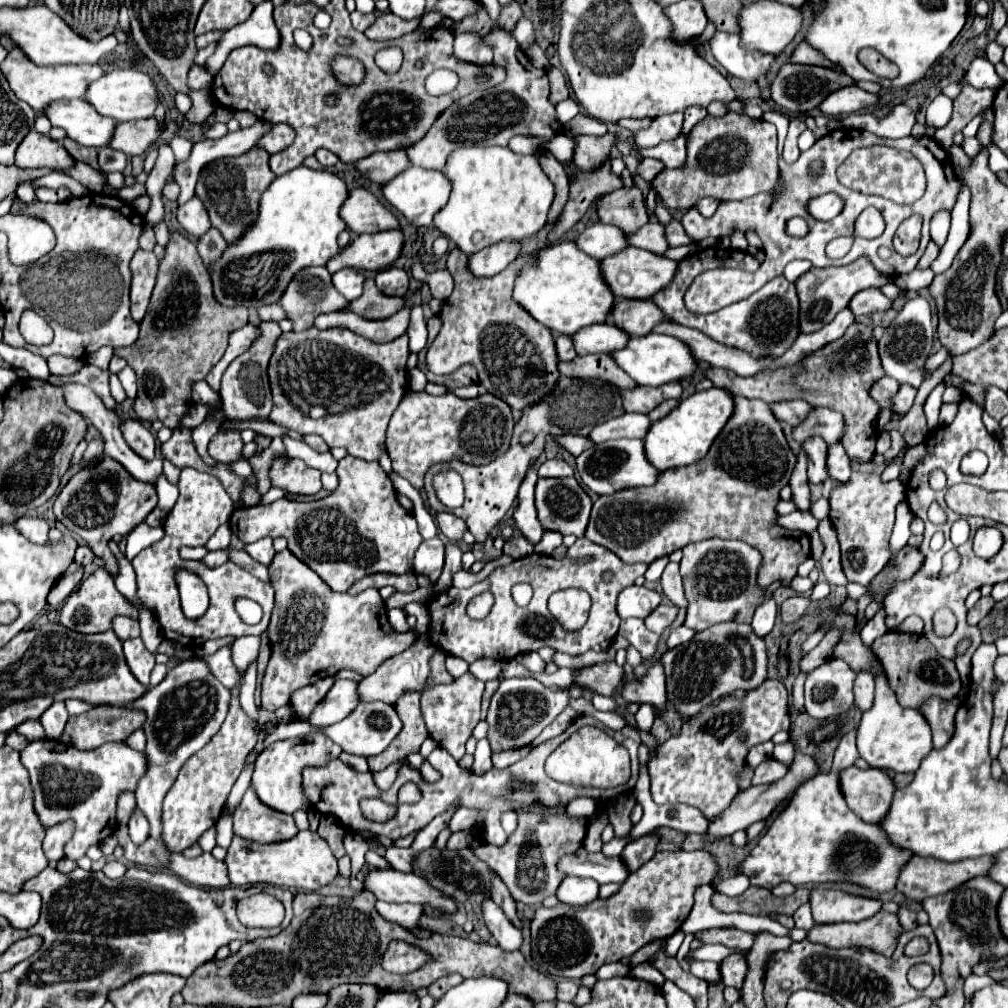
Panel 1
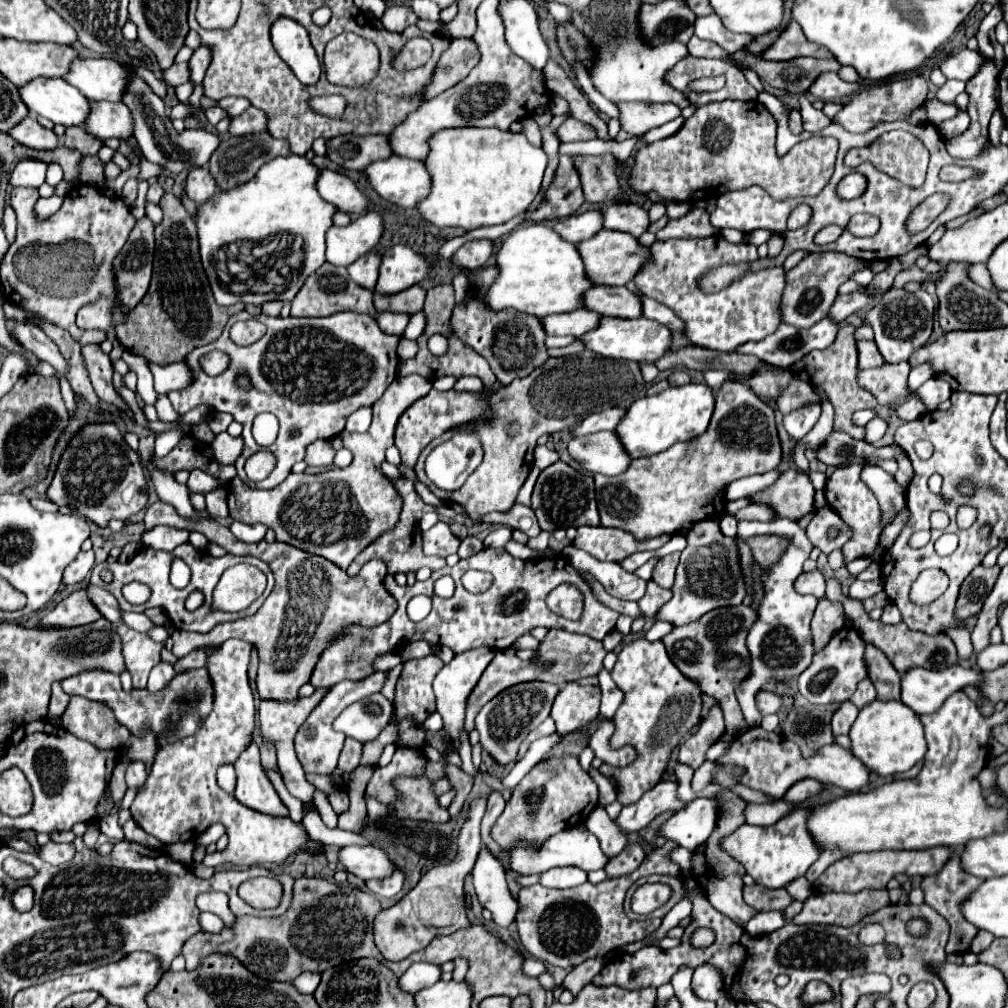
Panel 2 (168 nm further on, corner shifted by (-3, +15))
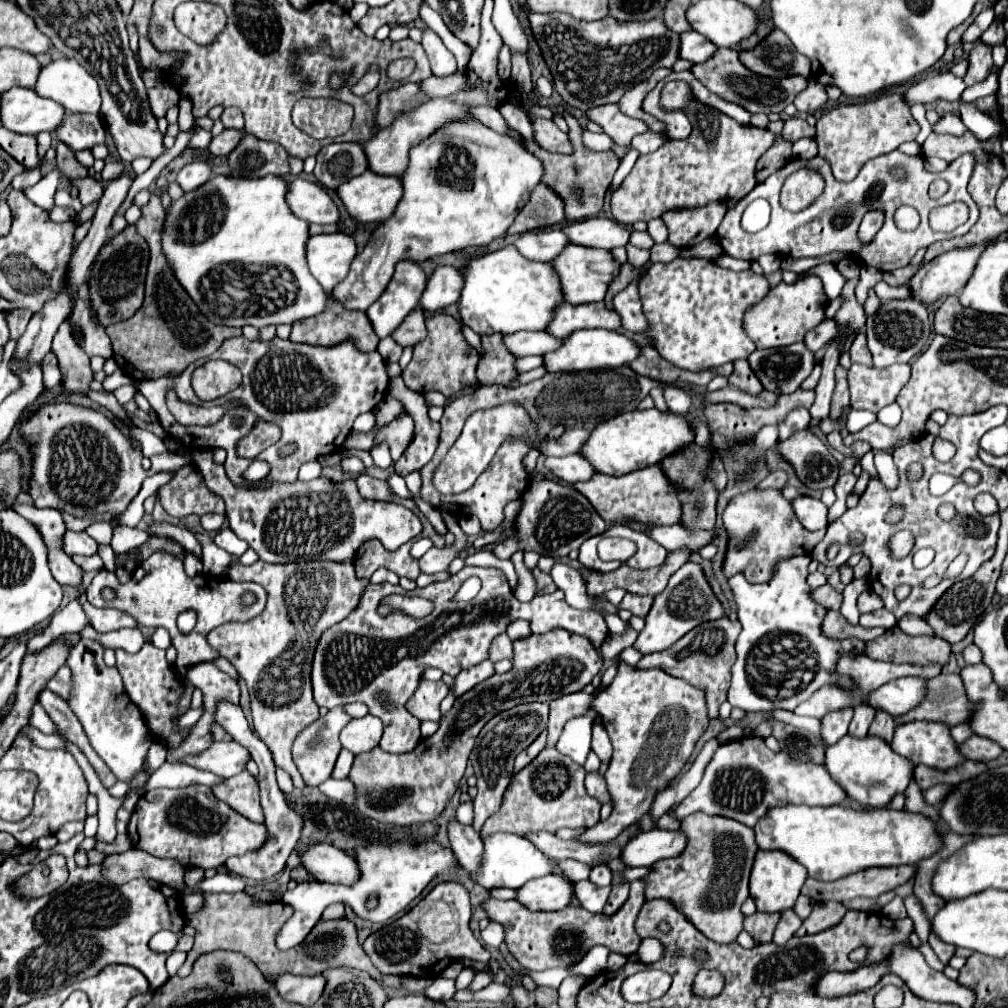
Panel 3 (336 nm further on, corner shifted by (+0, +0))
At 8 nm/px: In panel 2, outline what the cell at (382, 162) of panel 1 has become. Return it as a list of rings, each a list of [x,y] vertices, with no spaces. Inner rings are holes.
[[[384,135],[334,137],[326,143],[326,147],[328,147],[326,155],[334,163],[342,165],[344,169],[356,169],[356,171],[364,171],[370,163],[388,159],[392,155],[390,139]]]

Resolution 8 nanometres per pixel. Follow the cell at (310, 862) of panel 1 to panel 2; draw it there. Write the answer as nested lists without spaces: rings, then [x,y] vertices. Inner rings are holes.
[[[228,639],[218,653],[214,653],[206,667],[216,685],[216,705],[200,731],[184,741],[176,741],[162,749],[150,769],[148,785],[134,799],[130,813],[132,819],[150,835],[162,843],[190,841],[204,833],[212,823],[222,823],[232,843],[232,855],[228,865],[244,867],[258,863],[286,863],[296,853],[318,855],[324,851],[320,841],[310,839],[302,823],[290,817],[272,817],[256,813],[240,805],[232,795],[224,793],[216,783],[216,771],[220,765],[234,763],[240,753],[252,743],[256,731],[256,707],[254,695],[248,683],[248,663],[252,645],[242,639]]]

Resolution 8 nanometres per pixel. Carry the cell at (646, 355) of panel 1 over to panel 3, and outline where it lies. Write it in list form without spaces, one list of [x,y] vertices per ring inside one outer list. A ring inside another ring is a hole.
[[[579,330],[579,332],[569,334],[555,352],[547,352],[543,356],[543,368],[549,374],[617,368],[617,366],[629,364],[629,360],[635,360],[637,350],[639,350],[639,346],[635,342],[631,342],[627,336],[619,334],[619,332],[611,332],[611,330]]]

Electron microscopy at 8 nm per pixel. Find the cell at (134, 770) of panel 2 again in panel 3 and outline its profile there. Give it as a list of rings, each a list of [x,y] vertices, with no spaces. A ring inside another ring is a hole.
[[[79,640],[73,644],[67,656],[67,666],[71,668],[73,680],[69,696],[71,710],[79,716],[93,750],[105,760],[117,780],[129,782],[143,764],[143,758],[151,746],[151,736],[137,704],[125,690],[119,670],[105,664],[103,646],[97,640]]]

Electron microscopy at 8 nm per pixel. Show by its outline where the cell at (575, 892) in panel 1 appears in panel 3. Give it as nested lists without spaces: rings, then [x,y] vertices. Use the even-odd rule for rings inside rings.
[[[549,874],[523,884],[517,890],[515,900],[531,912],[557,912],[571,902],[571,896],[573,884]]]

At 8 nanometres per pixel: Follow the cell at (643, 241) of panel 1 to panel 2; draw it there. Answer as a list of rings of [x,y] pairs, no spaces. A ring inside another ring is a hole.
[[[606,203],[600,211],[604,213],[604,229],[626,231],[640,237],[650,227],[648,211],[634,203]]]

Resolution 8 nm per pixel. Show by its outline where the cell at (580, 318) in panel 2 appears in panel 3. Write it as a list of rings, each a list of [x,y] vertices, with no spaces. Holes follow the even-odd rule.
[[[517,332],[517,334],[507,334],[503,344],[515,358],[523,358],[533,354],[543,356],[545,352],[553,352],[553,348],[561,346],[561,340],[549,336],[547,332]]]

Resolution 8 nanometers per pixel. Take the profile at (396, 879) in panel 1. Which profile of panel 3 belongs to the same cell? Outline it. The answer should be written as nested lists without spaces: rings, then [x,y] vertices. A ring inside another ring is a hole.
[[[311,844],[299,858],[301,866],[319,882],[353,884],[359,876],[353,856],[331,844]]]

